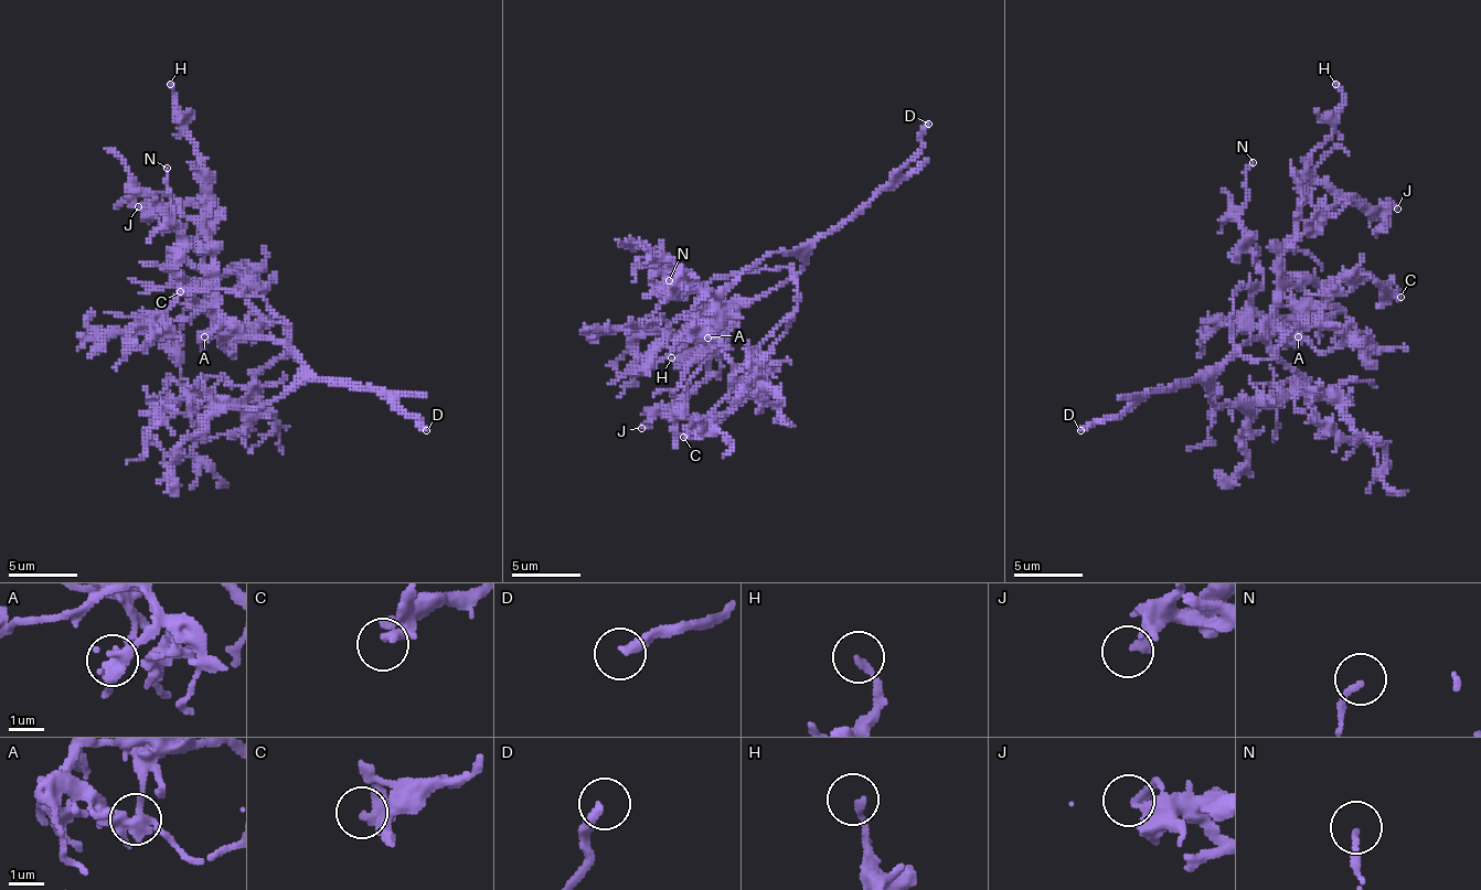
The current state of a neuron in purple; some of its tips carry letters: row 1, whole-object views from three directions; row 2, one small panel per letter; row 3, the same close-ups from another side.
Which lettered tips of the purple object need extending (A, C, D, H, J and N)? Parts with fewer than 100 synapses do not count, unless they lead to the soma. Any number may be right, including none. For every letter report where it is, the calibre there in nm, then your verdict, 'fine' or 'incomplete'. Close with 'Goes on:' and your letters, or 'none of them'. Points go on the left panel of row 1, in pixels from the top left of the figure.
A: at (204, 336); 180 nm thick; fine
C: at (180, 291); 360 nm thick; fine
D: at (426, 430); 280 nm thick; incomplete
H: at (170, 84); 170 nm thick; fine
J: at (138, 206); 200 nm thick; fine
N: at (167, 168); 180 nm thick; fine
Goes on: D

